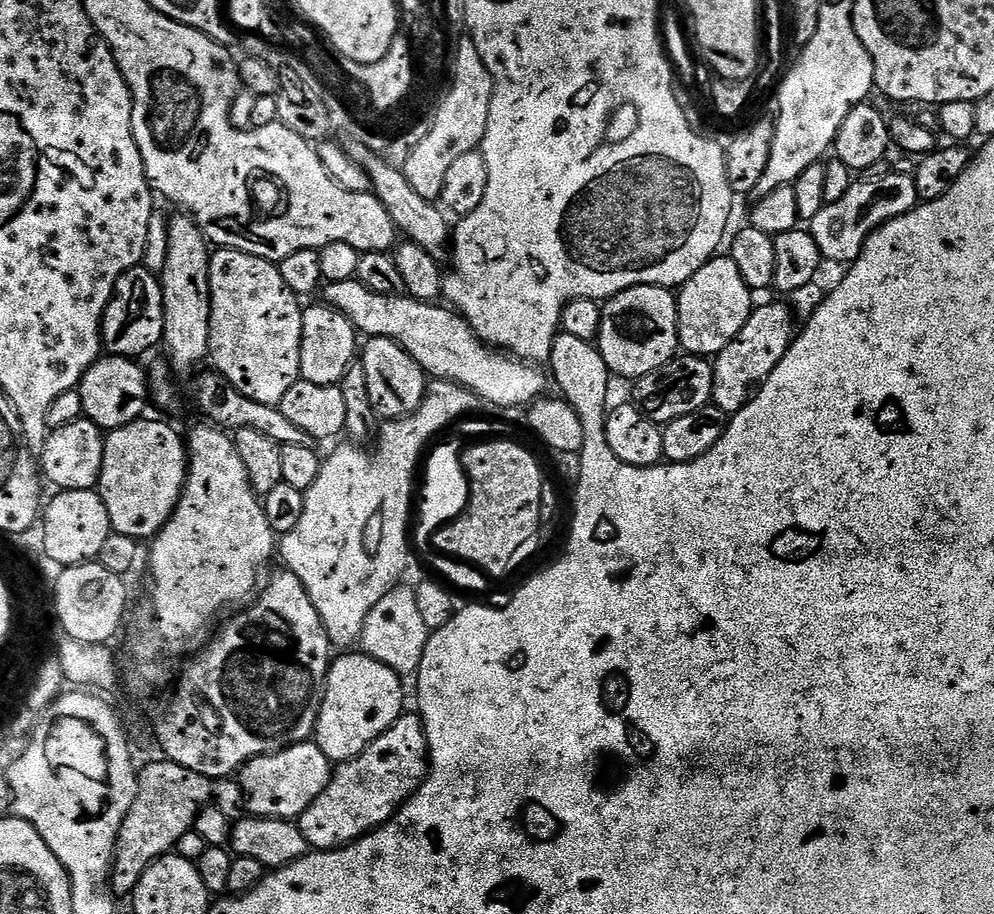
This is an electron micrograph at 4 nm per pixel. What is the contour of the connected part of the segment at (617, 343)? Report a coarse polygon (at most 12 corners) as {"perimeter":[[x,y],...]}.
{"perimeter":[[675,291],[603,301],[598,347],[635,382],[676,359]]}

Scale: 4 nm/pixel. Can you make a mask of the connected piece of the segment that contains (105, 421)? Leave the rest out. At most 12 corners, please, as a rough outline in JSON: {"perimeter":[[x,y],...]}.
{"perimeter":[[101,355],[78,385],[84,416],[102,430],[145,415],[146,372]]}

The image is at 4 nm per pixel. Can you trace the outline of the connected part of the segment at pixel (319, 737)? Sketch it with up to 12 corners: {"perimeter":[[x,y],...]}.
{"perimeter":[[360,650],[328,665],[314,742],[353,760],[405,711],[402,678]]}

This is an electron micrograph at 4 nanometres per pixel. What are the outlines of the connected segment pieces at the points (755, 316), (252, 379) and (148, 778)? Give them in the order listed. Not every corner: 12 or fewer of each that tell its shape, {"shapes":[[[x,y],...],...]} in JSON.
{"shapes":[[[787,303],[753,307],[715,357],[712,404],[742,410],[798,331]],[[211,253],[208,356],[246,398],[300,379],[301,297],[266,258]],[[186,766],[139,773],[112,858],[110,888],[131,897],[213,803]]]}

